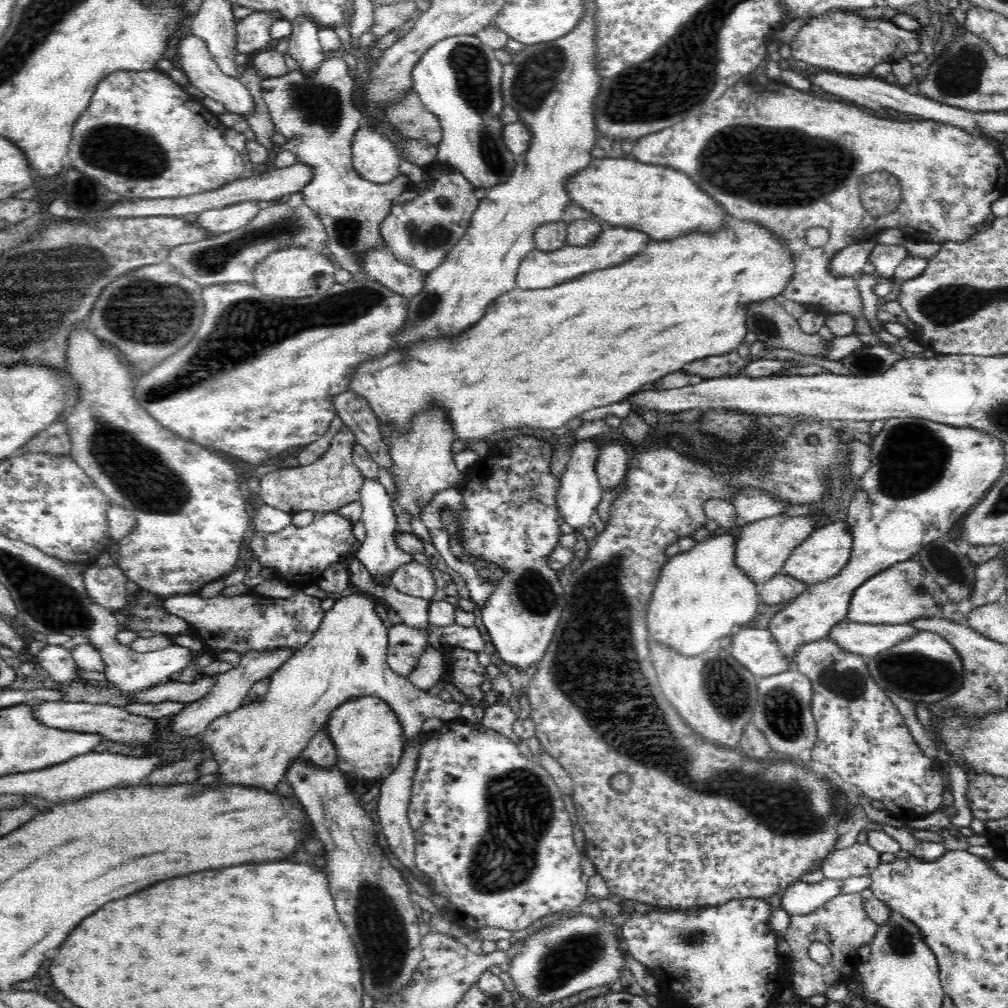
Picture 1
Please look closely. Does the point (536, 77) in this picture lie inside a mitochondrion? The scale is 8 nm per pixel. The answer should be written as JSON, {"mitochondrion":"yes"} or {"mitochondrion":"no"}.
{"mitochondrion":"yes"}

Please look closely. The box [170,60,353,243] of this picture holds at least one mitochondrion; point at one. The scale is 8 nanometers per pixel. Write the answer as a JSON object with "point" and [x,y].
{"point":[319,104]}

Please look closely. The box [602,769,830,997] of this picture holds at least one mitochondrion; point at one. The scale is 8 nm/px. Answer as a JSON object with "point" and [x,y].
{"point":[696,938]}

